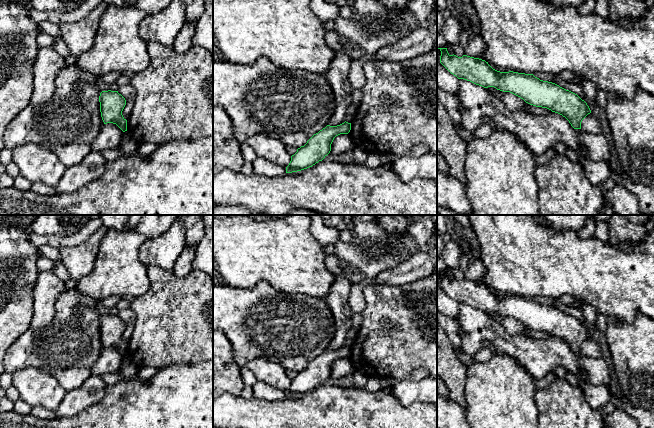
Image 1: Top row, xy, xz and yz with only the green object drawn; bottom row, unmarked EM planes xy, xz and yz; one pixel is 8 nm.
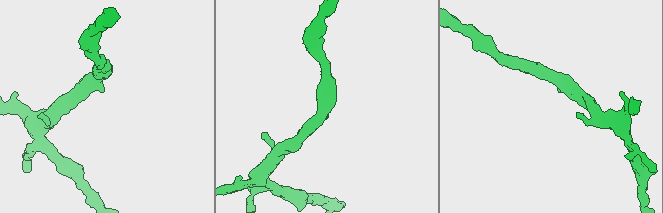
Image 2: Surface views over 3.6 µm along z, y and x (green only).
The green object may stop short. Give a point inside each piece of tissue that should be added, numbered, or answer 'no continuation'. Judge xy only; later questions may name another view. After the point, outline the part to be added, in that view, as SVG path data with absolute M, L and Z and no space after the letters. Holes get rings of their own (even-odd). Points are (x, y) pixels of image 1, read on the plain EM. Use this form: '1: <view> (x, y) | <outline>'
no continuation

